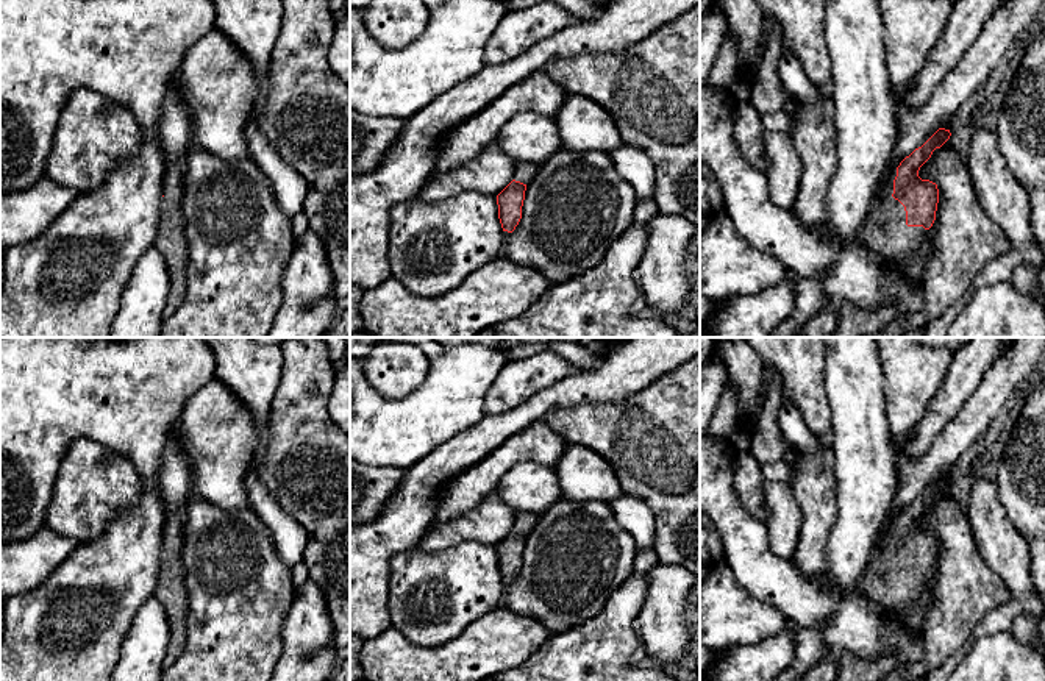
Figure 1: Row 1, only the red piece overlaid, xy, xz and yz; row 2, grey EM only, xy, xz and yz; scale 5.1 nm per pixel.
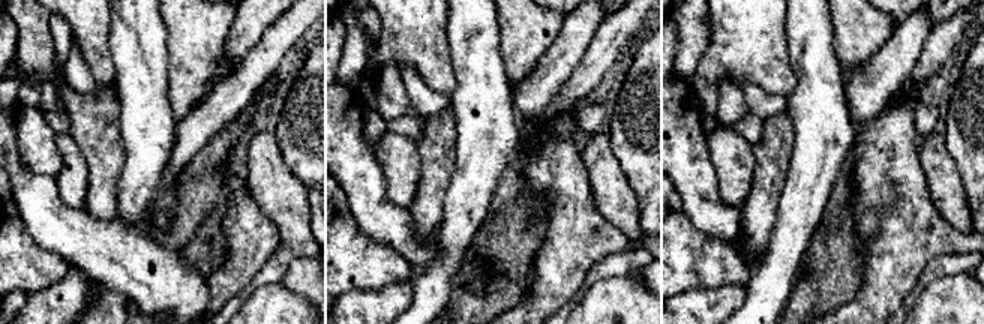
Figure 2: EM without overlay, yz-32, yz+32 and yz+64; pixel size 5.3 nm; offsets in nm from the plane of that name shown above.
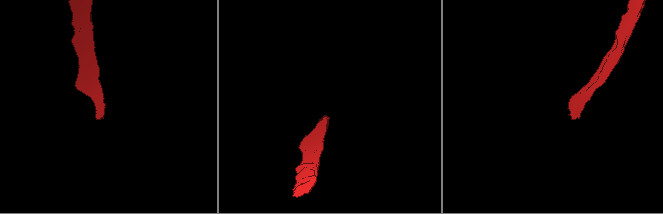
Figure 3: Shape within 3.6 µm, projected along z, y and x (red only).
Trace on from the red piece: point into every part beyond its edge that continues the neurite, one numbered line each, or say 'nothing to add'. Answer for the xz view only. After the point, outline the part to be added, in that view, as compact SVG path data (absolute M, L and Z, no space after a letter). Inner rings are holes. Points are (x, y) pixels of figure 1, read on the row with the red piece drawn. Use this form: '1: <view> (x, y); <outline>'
1: xz (524, 172); M515 162L512 180L520 181L528 186L533 181L536 172L537 172L536 164Z

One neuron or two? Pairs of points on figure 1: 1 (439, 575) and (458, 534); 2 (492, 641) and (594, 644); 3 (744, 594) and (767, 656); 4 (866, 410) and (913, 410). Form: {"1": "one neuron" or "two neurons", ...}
{"1": "two neurons", "2": "two neurons", "3": "two neurons", "4": "two neurons"}

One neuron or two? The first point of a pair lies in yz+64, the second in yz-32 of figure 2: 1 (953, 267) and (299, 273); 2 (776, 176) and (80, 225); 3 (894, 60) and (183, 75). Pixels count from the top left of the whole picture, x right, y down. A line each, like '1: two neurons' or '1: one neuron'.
1: two neurons
2: two neurons
3: two neurons

